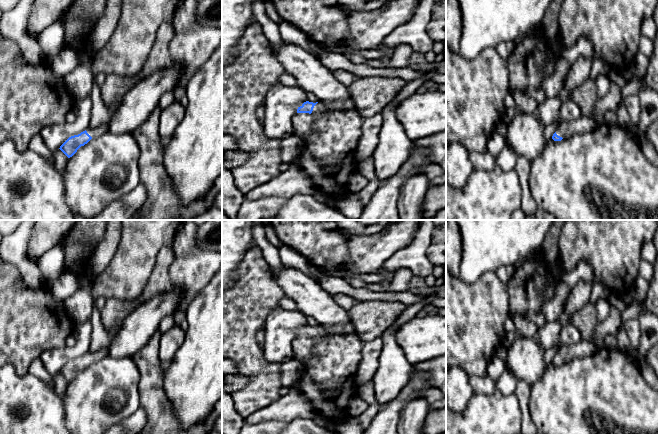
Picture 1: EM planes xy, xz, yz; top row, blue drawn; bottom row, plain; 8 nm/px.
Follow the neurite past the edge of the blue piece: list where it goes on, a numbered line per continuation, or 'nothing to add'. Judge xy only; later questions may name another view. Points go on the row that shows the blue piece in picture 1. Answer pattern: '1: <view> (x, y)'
1: xy (93, 132)

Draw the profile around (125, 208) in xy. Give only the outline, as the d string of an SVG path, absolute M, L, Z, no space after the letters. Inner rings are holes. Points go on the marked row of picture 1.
M140 184L130 193L110 203L90 220L131 220L147 199L146 186Z

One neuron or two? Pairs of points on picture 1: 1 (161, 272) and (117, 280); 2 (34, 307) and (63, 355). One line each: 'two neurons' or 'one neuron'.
1: two neurons
2: two neurons

